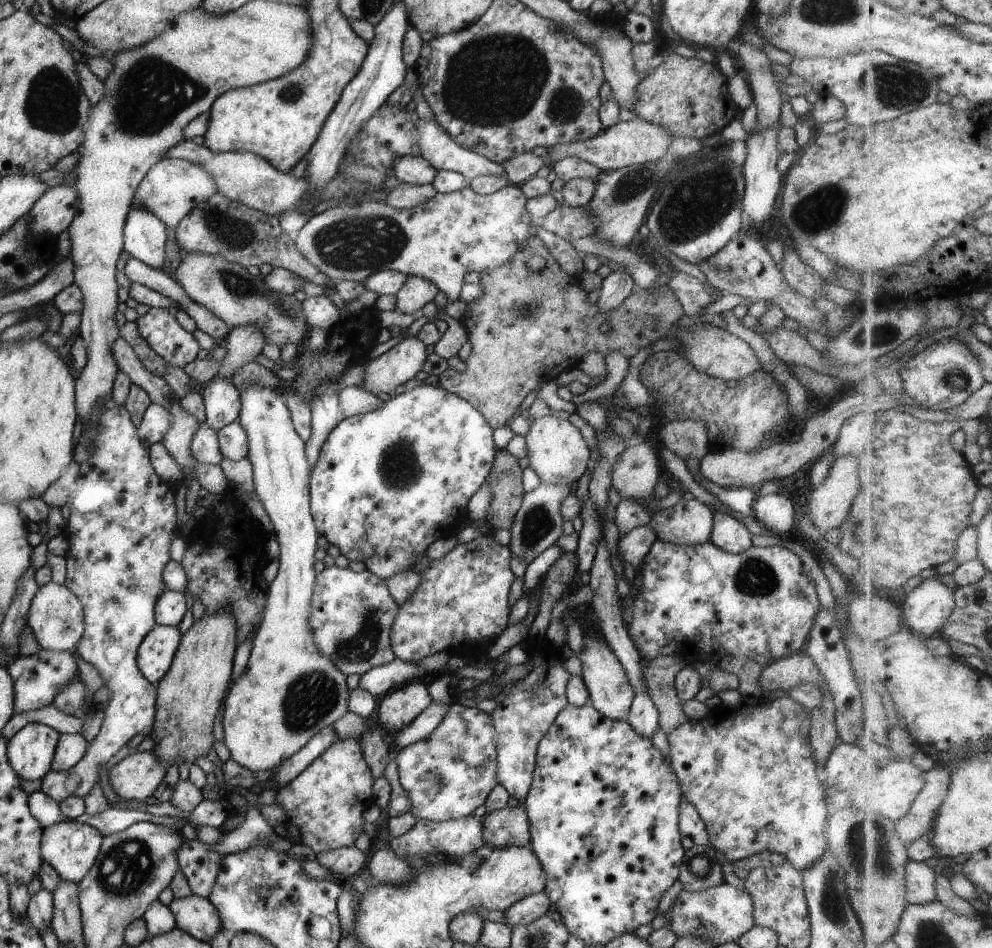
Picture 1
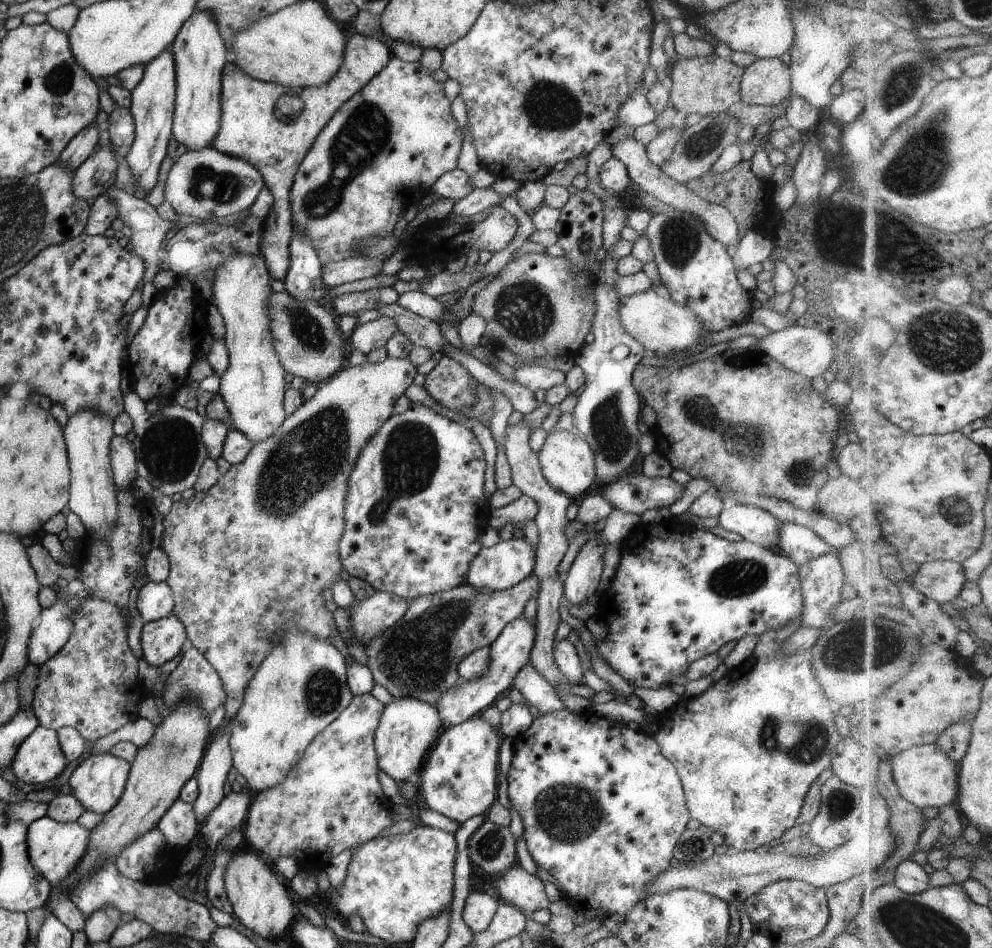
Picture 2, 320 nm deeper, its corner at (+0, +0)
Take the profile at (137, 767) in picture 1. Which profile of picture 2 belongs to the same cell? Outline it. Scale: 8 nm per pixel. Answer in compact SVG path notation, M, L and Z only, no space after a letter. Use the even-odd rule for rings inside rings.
M111 753L89 755L76 766L67 780L70 794L81 803L84 810L103 814L119 800L129 769L129 763Z

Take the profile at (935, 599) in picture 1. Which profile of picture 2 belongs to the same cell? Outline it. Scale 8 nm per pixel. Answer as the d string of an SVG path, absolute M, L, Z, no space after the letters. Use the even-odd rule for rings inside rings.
M938 560L920 566L919 571L912 576L912 582L913 586L919 589L919 592L943 604L945 602L955 602L959 599L966 586L967 576L965 576L963 566L959 561Z

